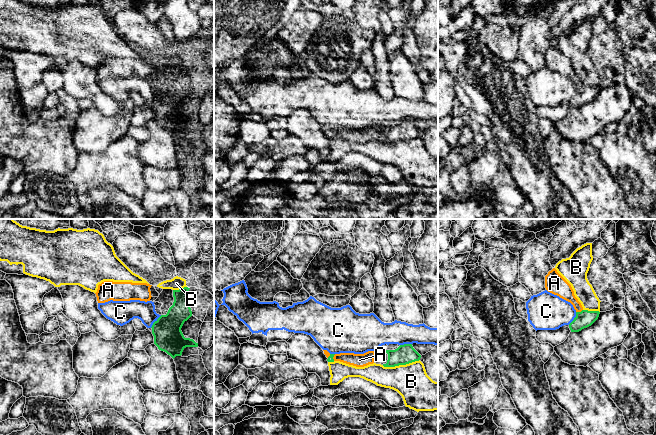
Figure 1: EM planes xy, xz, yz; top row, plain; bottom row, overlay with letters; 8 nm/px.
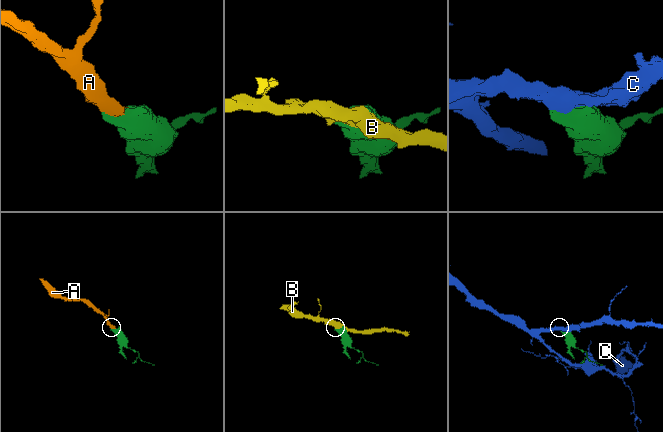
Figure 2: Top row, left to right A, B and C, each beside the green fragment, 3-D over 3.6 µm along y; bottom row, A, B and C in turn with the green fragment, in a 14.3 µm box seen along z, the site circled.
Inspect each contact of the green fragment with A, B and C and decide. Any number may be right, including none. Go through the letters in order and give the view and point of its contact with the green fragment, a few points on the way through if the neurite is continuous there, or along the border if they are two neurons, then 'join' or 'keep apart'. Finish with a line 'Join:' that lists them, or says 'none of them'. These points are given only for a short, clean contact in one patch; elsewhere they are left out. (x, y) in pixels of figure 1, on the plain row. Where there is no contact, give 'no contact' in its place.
A: yz (579, 88) | across yz (585, 94), (579, 88), (576, 79), (561, 64) | join
B: xz (400, 140) | keep apart
C: xy (155, 97) | keep apart
Join: A

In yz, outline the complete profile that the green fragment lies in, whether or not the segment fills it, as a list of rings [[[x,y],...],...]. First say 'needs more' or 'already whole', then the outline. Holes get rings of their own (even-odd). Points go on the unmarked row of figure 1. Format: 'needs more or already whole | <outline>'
needs more | [[[555,44],[545,52],[545,64],[548,68],[570,78],[576,86],[576,93],[569,100],[571,108],[579,108],[591,102],[599,93],[599,87],[584,86],[574,71],[571,61],[557,48]]]

